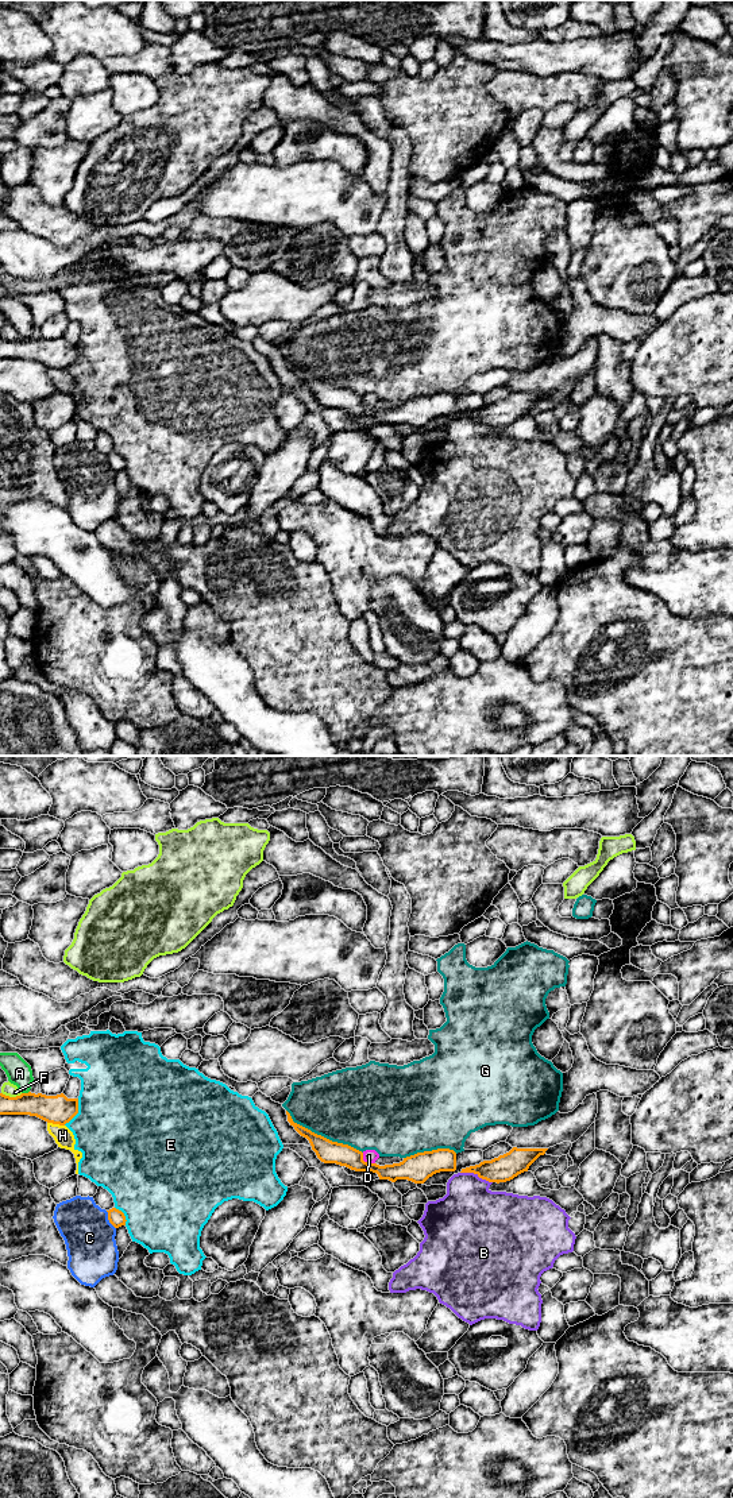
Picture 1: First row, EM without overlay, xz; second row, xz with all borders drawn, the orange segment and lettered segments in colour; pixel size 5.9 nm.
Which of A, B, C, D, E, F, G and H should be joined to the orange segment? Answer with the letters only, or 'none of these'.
none of these

